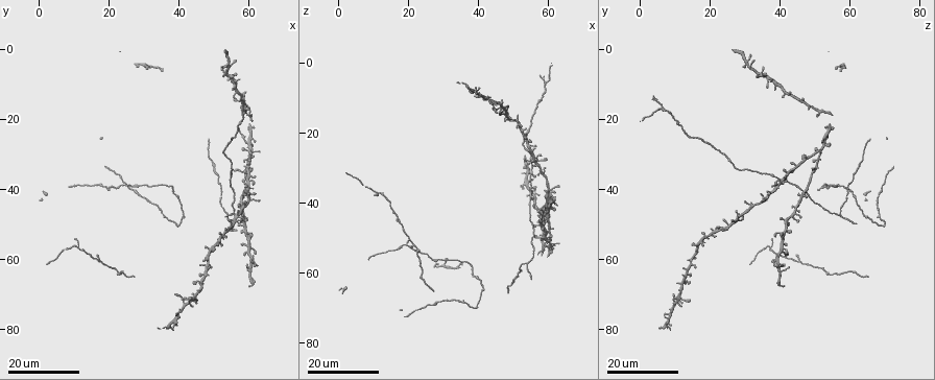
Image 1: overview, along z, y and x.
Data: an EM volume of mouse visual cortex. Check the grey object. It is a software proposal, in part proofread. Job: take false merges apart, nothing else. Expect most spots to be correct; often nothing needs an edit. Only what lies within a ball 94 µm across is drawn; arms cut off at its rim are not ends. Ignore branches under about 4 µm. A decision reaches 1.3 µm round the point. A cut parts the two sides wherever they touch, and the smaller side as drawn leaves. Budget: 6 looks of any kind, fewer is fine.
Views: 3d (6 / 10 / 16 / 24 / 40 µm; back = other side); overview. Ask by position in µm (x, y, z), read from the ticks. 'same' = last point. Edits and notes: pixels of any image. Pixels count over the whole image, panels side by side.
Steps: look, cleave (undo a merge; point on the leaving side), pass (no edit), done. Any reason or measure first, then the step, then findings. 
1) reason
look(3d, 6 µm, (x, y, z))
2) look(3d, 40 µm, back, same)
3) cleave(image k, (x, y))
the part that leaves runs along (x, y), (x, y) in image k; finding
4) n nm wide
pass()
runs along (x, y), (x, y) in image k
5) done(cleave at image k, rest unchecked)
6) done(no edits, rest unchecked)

a fork
look(3d, 24 µm, (54.0, 47.0, 57.0))

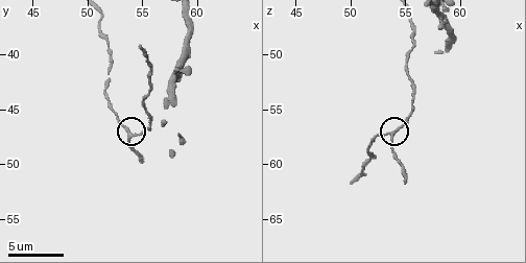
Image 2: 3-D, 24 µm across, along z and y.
look(3d, 6 µm, (54.0, 47.4, 57.2))

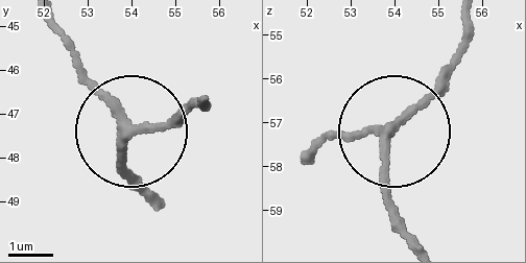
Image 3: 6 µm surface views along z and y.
200 nm wide
pass()
runs along (462, 25), (458, 58), (391, 138), (391, 212) in image 3; all the same neuron

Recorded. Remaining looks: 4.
sudden change in width
look(3d, 16 µm, (23.0, 64.0, 55.0))

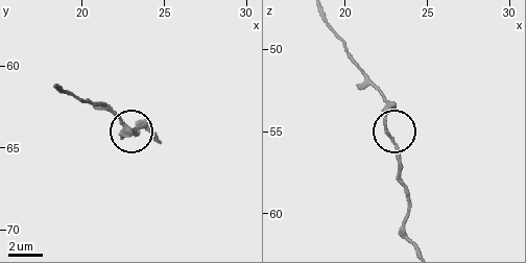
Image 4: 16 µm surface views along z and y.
closer look
look(3d, 6 µm, same)

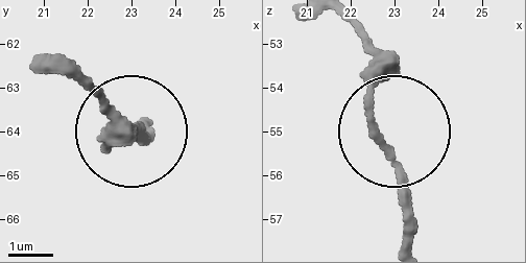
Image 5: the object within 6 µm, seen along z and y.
pass()
all the same neuron

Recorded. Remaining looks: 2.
thick turns thin
look(3d, 16 µm, (20.5, 40.0, 52.5))

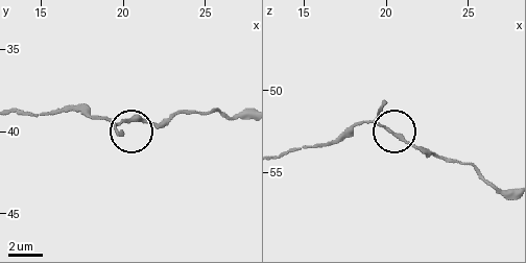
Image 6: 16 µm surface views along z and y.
zoom in
look(3d, 10 µm, (20.0, 39.3, 52.3))

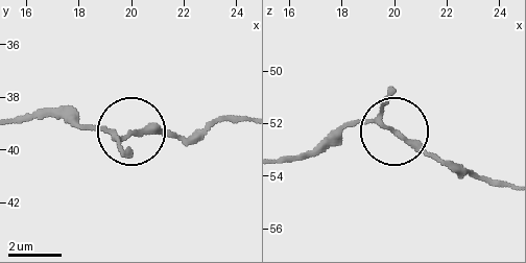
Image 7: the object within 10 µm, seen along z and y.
3 arms
pass()
all the same neuron

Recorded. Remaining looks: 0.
done(no edits, rest unchecked)

